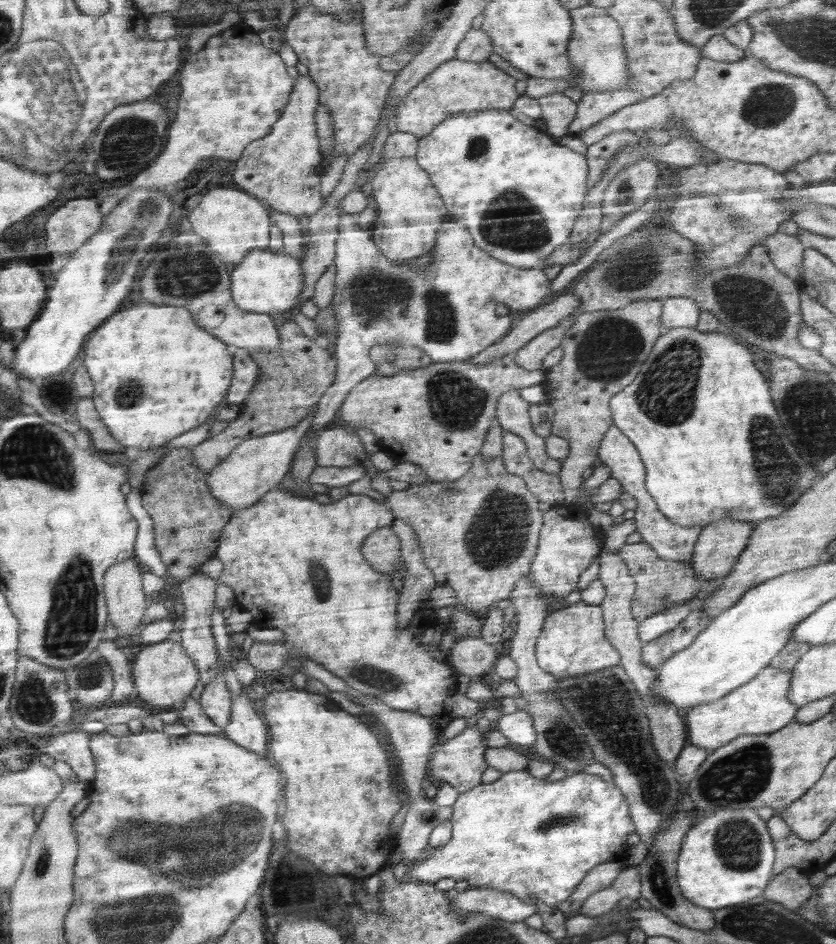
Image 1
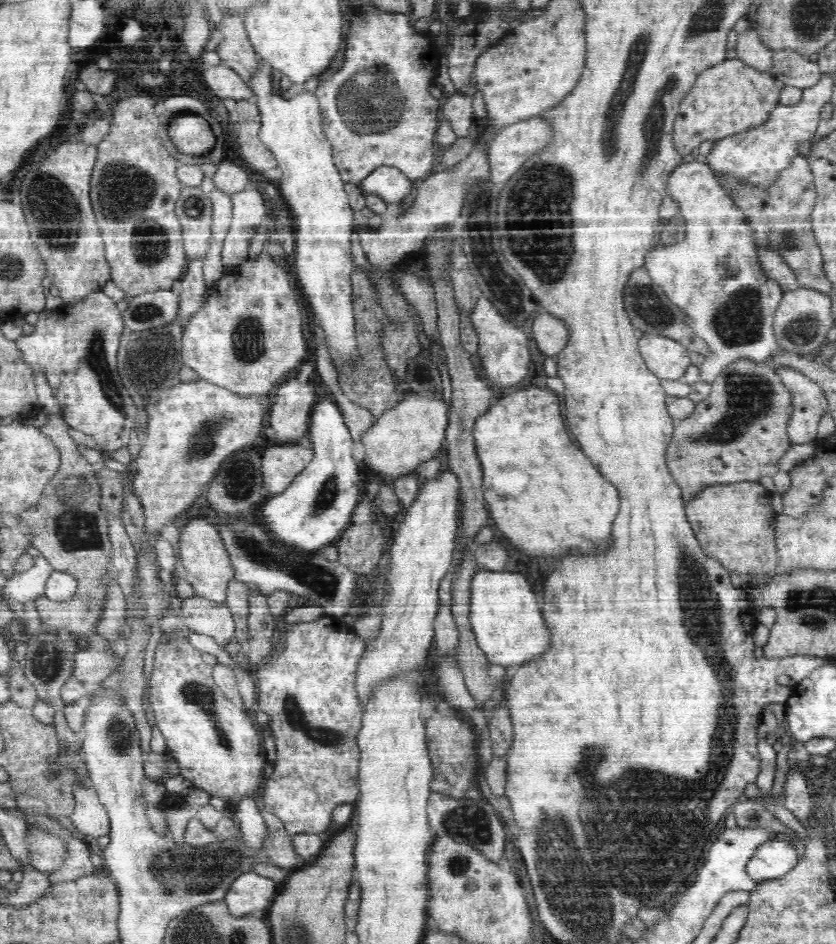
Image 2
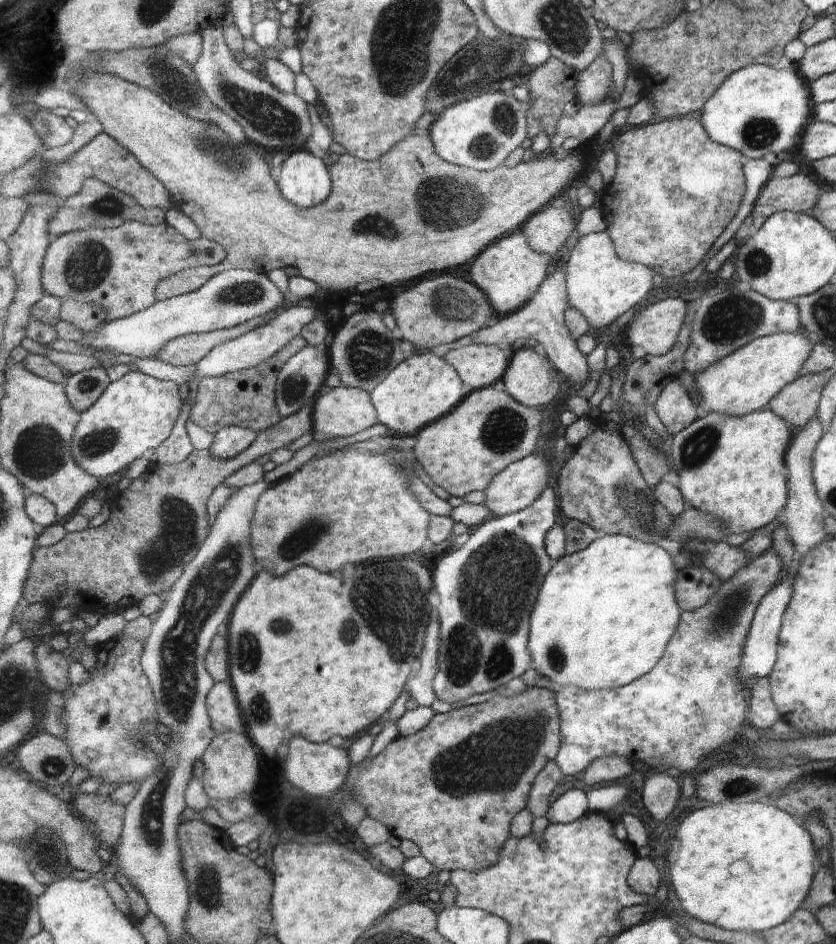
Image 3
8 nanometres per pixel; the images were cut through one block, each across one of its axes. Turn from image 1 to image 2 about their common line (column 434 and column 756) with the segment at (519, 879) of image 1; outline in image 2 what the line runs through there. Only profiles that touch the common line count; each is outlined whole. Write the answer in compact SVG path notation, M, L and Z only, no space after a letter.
M780 836L761 844L747 862L746 872L751 879L770 881L784 876L798 864L798 850Z

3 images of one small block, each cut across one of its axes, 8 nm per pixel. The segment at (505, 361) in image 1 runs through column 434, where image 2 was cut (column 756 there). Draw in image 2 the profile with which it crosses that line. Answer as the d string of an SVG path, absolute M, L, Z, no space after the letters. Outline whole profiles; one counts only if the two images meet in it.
M740 359L729 364L712 382L708 398L696 403L689 418L677 420L672 440L667 448L667 467L681 488L683 499L690 502L706 488L714 485L733 485L737 482L756 482L762 476L773 477L780 472L778 460L790 448L787 425L791 418L790 389L767 362L757 363Z

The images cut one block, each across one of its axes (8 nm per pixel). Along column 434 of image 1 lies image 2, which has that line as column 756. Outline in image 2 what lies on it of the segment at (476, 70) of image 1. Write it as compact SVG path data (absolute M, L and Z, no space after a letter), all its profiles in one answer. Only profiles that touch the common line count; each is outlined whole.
M726 59L702 71L695 80L688 94L681 100L678 116L674 122L674 145L678 153L685 157L692 154L694 148L699 148L705 142L720 142L722 138L732 134L740 134L749 128L762 126L770 116L773 108L780 104L781 90L776 87L773 76L762 71L756 71L752 66L740 59Z

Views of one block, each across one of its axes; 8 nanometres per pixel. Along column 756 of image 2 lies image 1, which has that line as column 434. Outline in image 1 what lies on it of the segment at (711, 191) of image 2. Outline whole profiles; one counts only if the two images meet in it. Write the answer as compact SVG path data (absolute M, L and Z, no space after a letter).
M342 203L338 205L339 227L335 246L336 277L334 280L334 294L330 307L334 309L339 335L335 343L335 356L338 358L338 373L335 382L323 394L322 400L316 405L312 427L306 438L311 444L313 453L316 452L316 442L319 434L331 426L338 417L347 394L359 382L375 374L375 367L370 365L370 350L376 345L400 341L404 346L418 346L434 362L465 361L488 346L494 345L510 329L508 319L496 314L499 304L507 306L510 312L523 313L540 307L553 293L550 290L552 280L547 278L543 269L518 268L500 259L492 258L487 251L482 250L475 242L471 231L455 222L452 215L444 218L435 240L435 248L429 253L431 263L425 268L415 268L411 262L393 262L386 258L371 238L371 231L357 225L357 214L347 214L342 210Z

